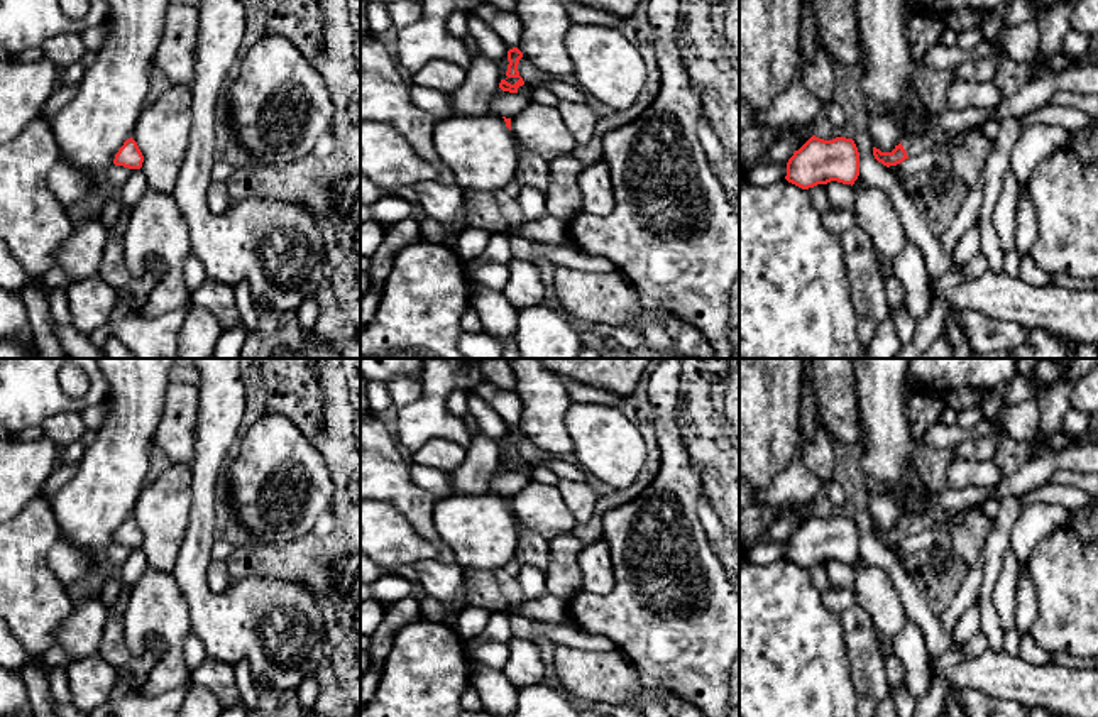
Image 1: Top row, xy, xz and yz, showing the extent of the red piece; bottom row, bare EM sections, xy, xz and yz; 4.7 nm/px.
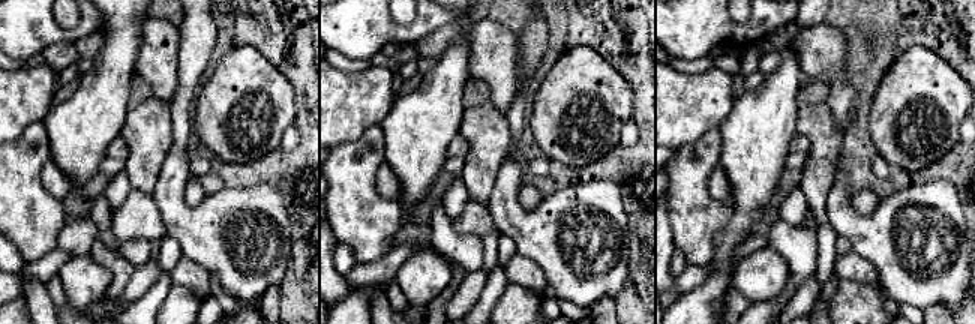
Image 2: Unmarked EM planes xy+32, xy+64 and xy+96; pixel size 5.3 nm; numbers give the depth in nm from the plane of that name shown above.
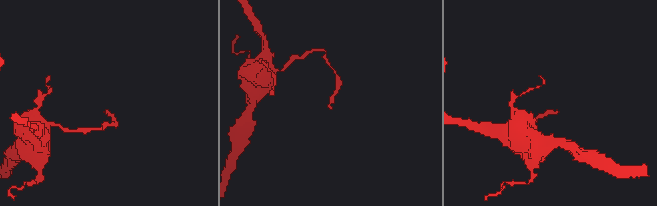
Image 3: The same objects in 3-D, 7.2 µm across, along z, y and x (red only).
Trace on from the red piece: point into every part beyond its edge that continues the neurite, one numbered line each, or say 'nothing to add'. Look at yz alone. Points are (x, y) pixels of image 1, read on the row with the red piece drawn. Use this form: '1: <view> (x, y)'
1: yz (922, 142)

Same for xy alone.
nothing to add

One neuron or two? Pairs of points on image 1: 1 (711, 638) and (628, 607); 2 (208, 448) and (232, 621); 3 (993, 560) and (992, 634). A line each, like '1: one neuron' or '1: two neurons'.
1: one neuron
2: one neuron
3: one neuron

